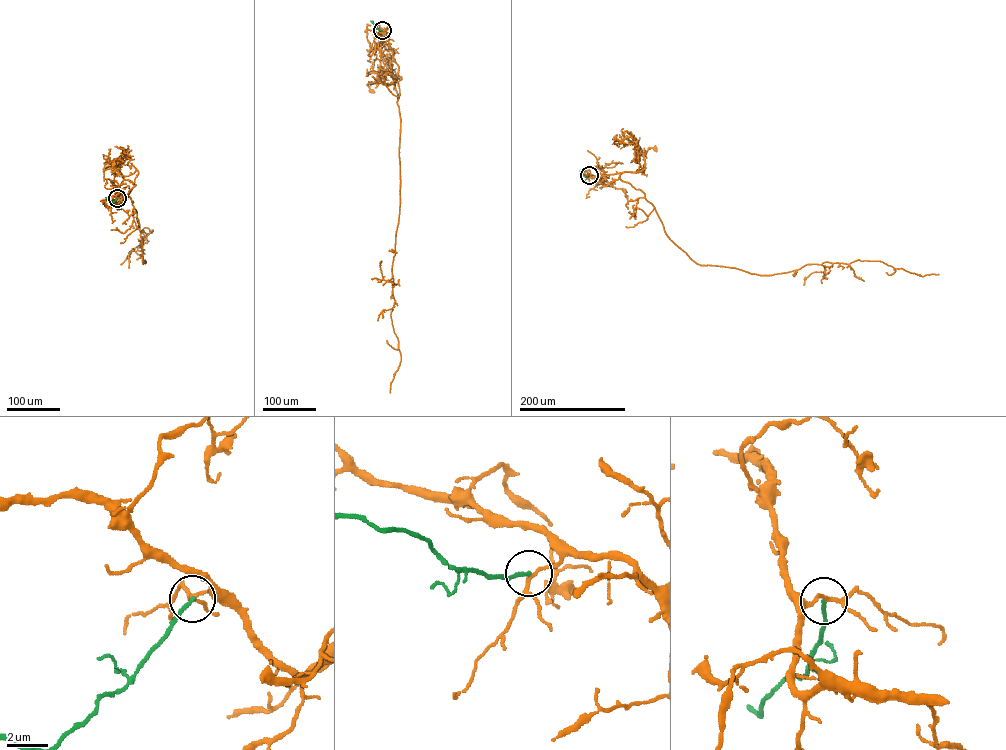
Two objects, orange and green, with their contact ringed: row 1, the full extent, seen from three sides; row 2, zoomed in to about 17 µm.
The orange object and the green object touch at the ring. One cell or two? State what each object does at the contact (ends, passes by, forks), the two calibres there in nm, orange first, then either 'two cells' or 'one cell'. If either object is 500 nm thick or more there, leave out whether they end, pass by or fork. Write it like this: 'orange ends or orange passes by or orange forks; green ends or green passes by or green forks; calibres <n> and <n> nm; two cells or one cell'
orange forks; green ends; calibres 140 and 180 nm; two cells

